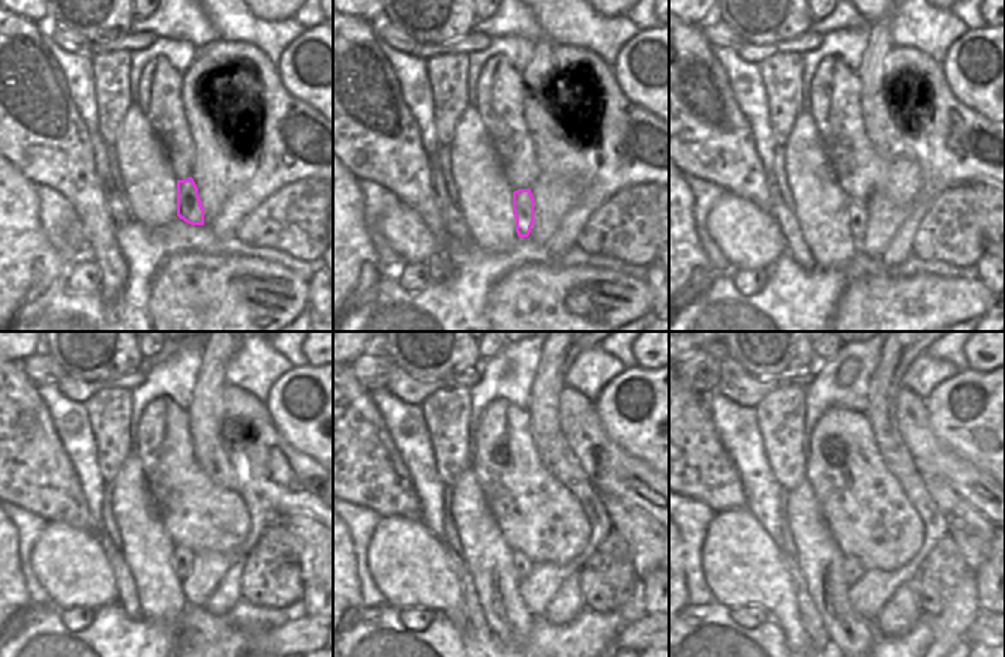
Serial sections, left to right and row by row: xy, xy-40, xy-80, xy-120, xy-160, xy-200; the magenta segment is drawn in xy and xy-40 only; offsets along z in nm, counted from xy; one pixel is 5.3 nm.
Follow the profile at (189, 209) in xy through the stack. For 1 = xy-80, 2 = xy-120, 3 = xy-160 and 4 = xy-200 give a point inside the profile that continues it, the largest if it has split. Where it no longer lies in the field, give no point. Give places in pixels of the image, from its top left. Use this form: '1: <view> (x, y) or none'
1: xy-80 (857, 207)
2: xy-120 (183, 558)
3: xy-160 (521, 564)
4: xy-200 (852, 569)

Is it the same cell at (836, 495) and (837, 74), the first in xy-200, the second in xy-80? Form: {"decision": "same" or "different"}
{"decision": "same"}

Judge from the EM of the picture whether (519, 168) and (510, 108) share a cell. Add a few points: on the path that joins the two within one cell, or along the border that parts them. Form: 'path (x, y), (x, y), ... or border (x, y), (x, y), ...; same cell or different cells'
path (516, 153), (510, 138), (510, 123); same cell

